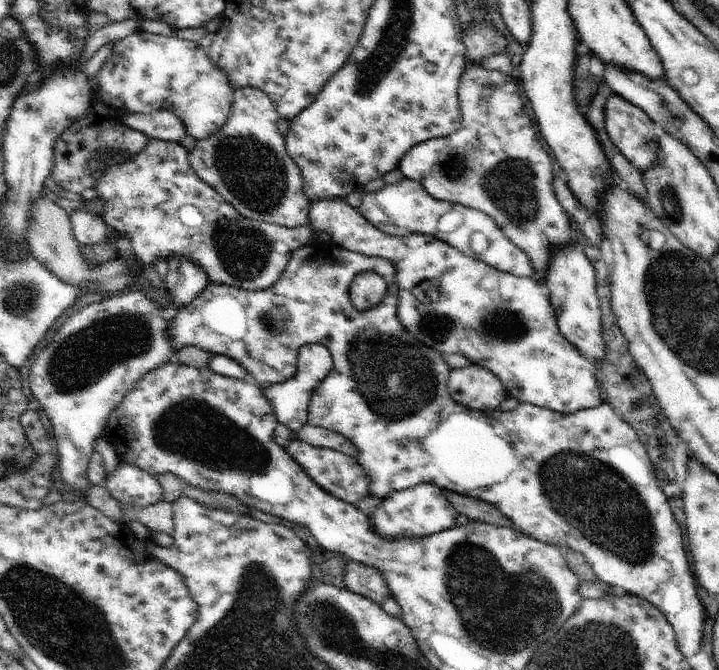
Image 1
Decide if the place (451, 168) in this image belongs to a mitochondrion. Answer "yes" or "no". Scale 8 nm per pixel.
yes

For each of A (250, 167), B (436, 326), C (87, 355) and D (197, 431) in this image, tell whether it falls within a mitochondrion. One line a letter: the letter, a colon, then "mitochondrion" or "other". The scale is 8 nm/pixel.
A: mitochondrion
B: mitochondrion
C: mitochondrion
D: mitochondrion

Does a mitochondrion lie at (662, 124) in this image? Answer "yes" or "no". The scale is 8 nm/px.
no

